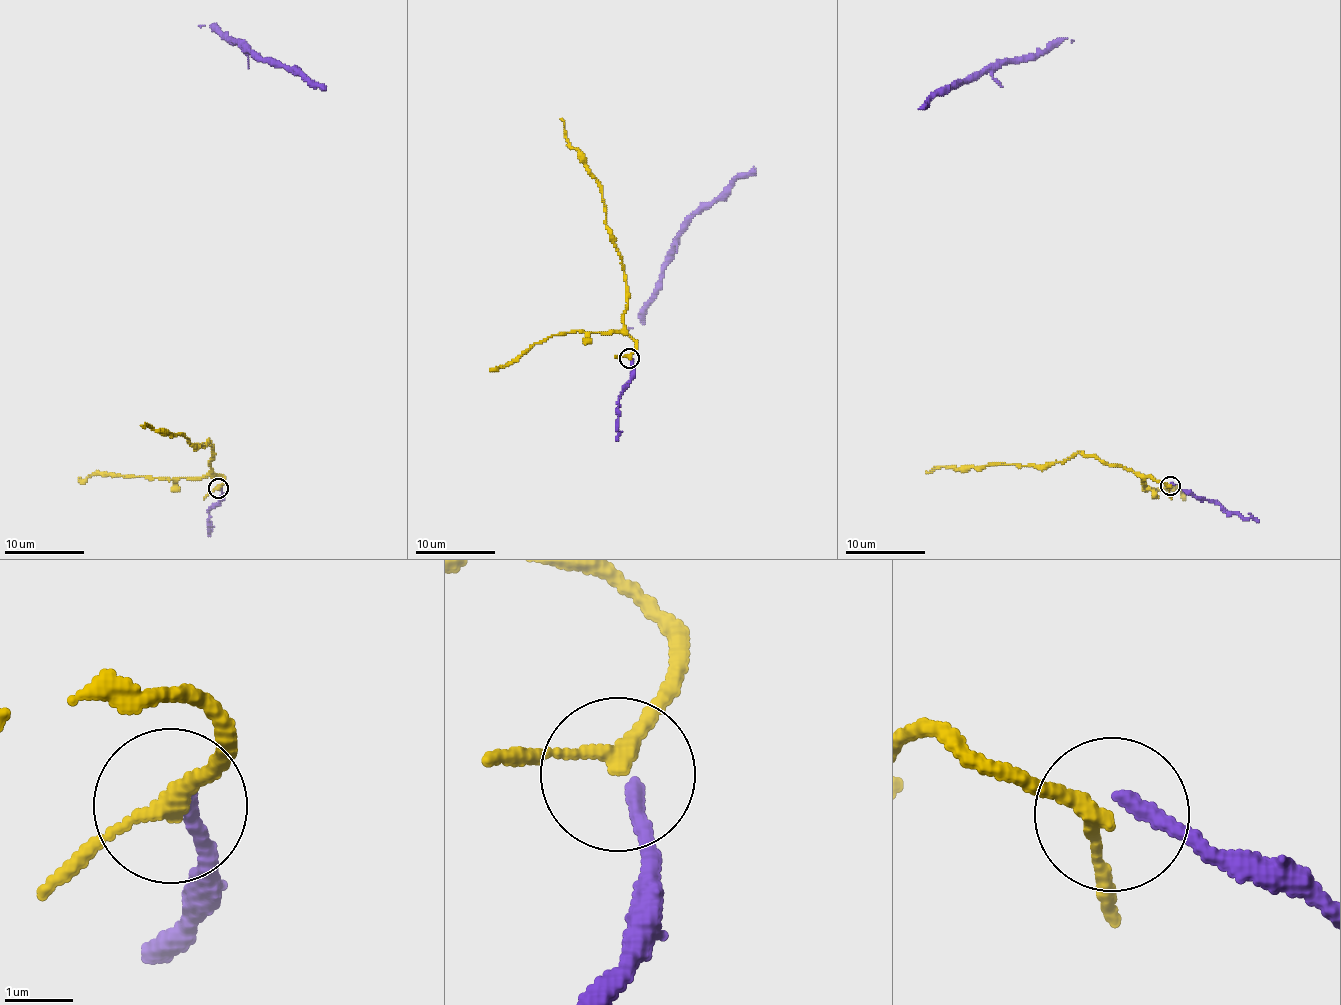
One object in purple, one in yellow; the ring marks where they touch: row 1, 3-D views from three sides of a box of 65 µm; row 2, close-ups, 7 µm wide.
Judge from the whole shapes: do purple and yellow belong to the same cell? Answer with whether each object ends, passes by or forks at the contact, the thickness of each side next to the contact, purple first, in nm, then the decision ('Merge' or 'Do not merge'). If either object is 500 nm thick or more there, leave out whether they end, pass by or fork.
At the ring purple ends. At the ring yellow passes by. Thickness 220 nm (purple) against 240 nm. Merge

